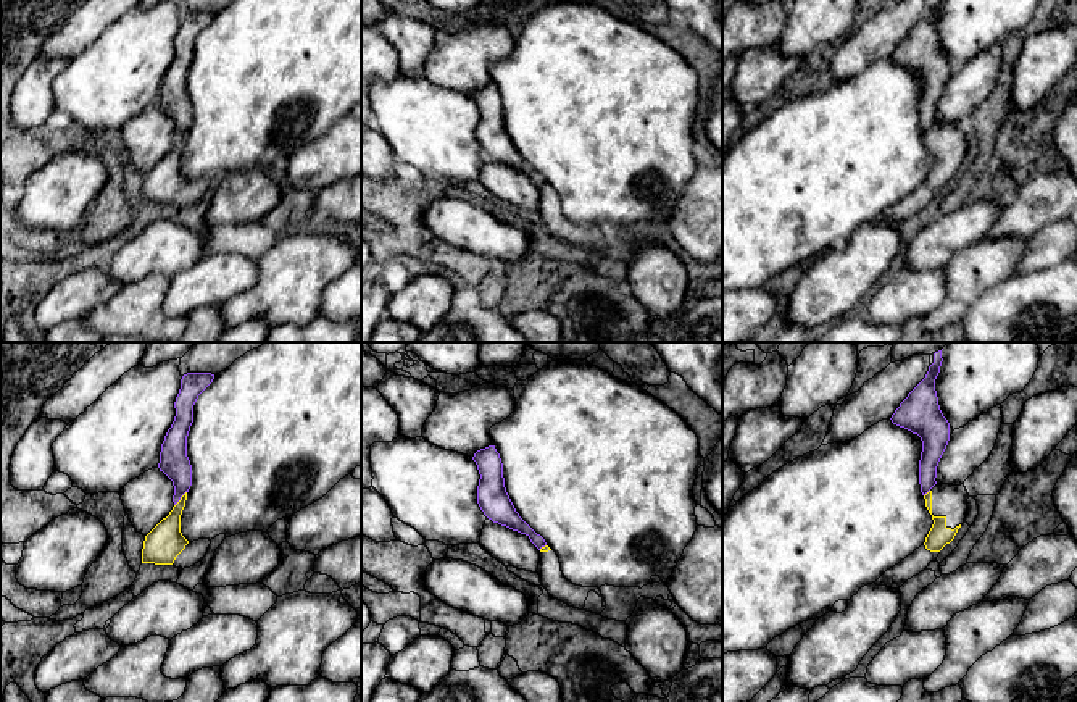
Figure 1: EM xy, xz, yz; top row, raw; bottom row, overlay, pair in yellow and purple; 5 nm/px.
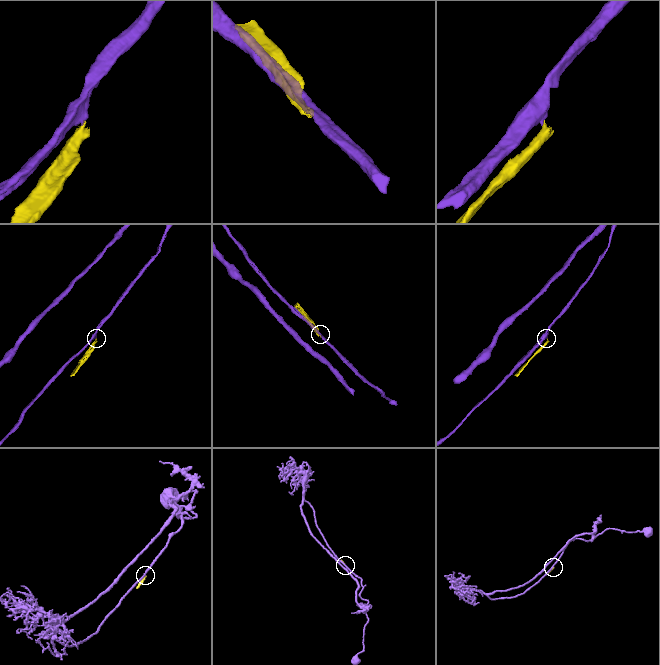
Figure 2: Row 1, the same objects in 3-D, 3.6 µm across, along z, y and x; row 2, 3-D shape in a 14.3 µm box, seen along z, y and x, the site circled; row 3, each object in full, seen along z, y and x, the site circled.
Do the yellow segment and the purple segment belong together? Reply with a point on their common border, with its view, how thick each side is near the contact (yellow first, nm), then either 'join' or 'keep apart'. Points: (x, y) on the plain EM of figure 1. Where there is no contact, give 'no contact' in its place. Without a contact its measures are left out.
xy (181, 137) | 180/150 nm | keep apart

